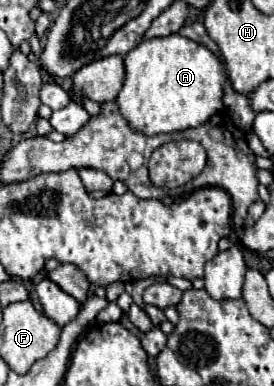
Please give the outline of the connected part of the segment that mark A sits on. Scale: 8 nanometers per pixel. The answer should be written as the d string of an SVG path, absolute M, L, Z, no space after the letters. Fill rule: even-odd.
M176 33L144 39L124 57L124 67L126 79L116 103L134 133L154 137L184 131L204 125L204 121L222 111L222 81L226 79L226 71L212 51L192 39Z

